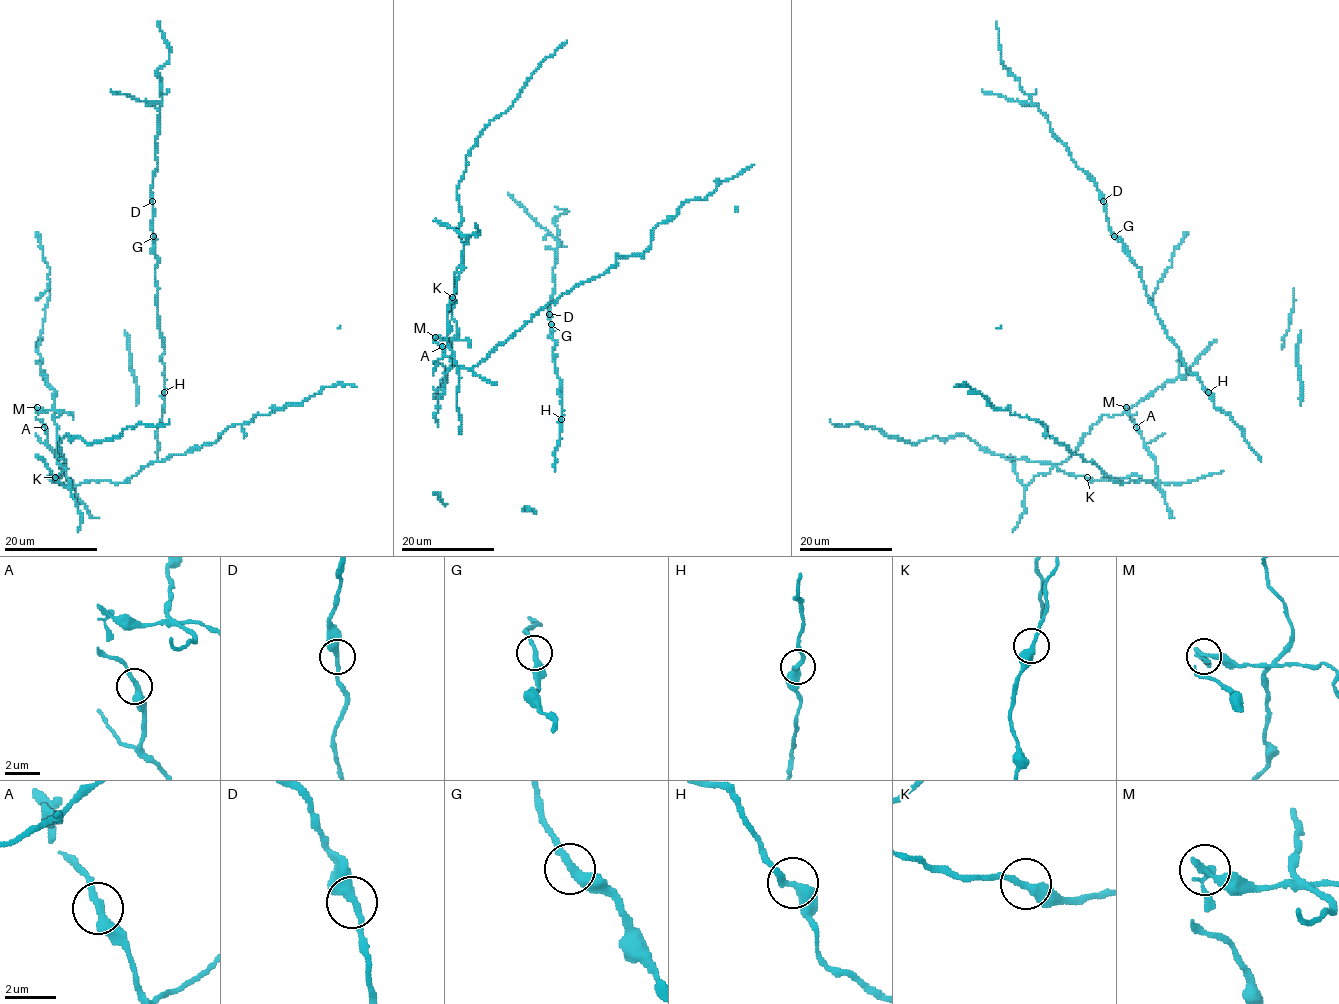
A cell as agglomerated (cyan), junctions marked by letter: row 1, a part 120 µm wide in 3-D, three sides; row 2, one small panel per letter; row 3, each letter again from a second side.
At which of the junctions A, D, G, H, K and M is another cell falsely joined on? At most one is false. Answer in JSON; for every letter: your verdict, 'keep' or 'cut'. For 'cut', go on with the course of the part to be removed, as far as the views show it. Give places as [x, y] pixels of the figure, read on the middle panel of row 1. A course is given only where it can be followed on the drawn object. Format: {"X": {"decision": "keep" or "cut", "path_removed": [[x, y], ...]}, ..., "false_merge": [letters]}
{"A": {"decision": "keep"}, "D": {"decision": "keep"}, "G": {"decision": "keep"}, "H": {"decision": "keep"}, "K": {"decision": "keep"}, "M": {"decision": "cut"}, "false_merge": ["M"]}

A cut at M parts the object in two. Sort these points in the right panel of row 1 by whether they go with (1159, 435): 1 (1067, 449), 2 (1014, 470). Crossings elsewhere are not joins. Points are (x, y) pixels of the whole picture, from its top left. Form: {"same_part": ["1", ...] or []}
{"same_part": ["1"]}

